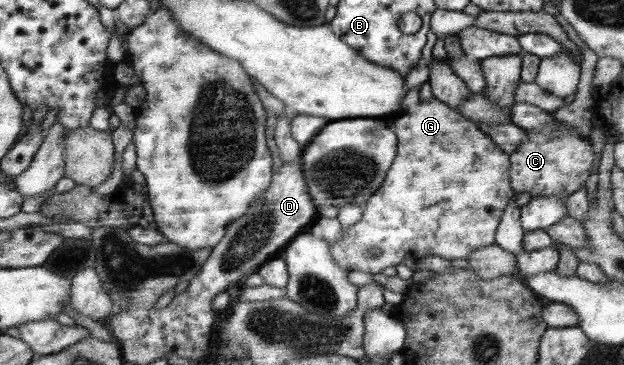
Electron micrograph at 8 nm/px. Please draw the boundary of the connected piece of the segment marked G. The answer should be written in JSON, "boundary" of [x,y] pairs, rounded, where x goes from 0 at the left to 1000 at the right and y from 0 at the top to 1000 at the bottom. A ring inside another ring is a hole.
{"boundary":[[[689,268],[689,274],[671,277],[670,296],[657,312],[643,307],[633,315],[630,356],[635,362],[635,378],[639,378],[638,408],[635,408],[635,433],[628,441],[620,477],[615,485],[615,499],[609,515],[596,532],[593,542],[580,562],[582,578],[577,603],[559,619],[558,627],[546,630],[546,647],[538,666],[527,666],[532,707],[558,745],[564,740],[579,740],[590,751],[603,751],[615,734],[633,732],[647,712],[647,707],[662,707],[667,715],[679,701],[705,701],[712,712],[731,712],[739,707],[748,712],[761,685],[793,668],[793,636],[801,608],[801,595],[808,581],[814,556],[821,551],[825,526],[819,521],[817,504],[817,433],[816,427],[793,392],[785,384],[785,375],[776,362],[766,356],[764,337],[750,332],[750,323],[742,323],[731,301],[724,301],[721,290],[715,290],[712,279]],[[590,679],[603,679],[601,690],[588,688]]]}

